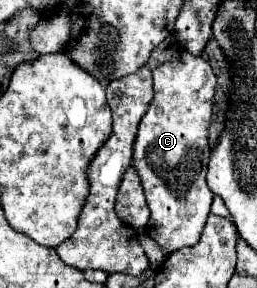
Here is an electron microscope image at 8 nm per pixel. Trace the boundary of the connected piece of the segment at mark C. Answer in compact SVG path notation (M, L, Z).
M181 49L173 57L175 59L153 69L153 93L155 95L153 95L153 101L145 117L139 123L139 135L133 147L133 167L137 169L141 177L147 205L151 209L147 235L153 237L169 253L177 251L179 247L195 245L199 241L209 209L211 209L213 193L209 193L209 187L205 183L205 167L209 163L207 129L211 121L211 105L213 105L213 93L215 93L215 83L217 83L211 65L203 57L191 55L185 49Z

